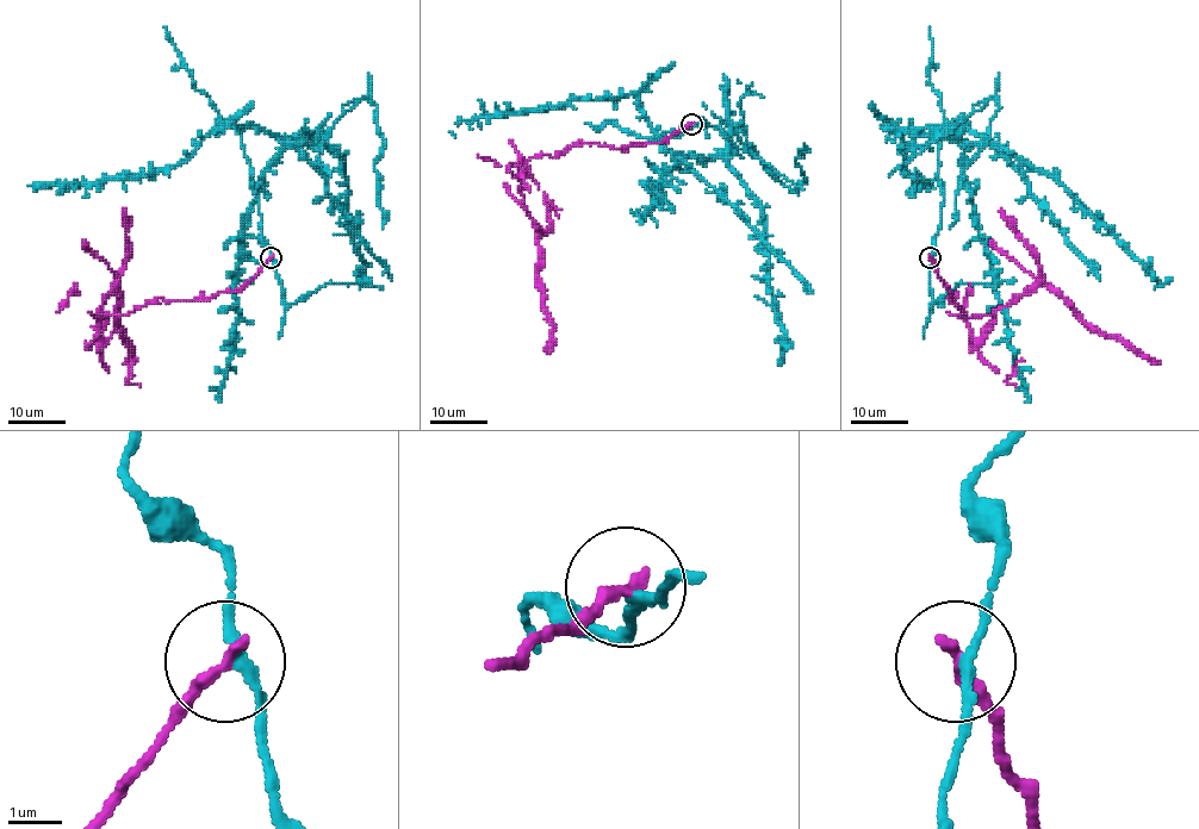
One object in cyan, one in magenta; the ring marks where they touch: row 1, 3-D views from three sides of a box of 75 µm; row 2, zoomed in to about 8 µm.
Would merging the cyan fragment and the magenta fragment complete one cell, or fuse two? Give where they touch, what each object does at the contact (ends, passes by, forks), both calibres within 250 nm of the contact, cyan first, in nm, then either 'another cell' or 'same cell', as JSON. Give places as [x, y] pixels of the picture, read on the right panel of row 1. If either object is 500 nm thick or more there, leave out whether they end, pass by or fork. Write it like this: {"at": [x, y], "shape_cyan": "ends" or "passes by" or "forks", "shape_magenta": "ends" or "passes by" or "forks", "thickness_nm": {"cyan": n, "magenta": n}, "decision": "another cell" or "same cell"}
{"at": [930, 257], "shape_cyan": "passes by", "shape_magenta": "ends", "thickness_nm": {"cyan": 180, "magenta": 260}, "decision": "another cell"}

